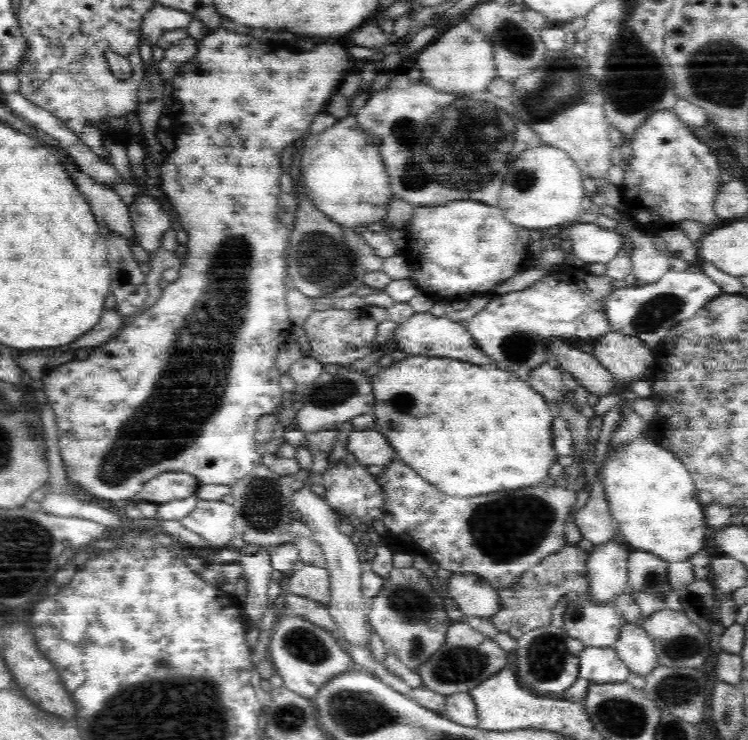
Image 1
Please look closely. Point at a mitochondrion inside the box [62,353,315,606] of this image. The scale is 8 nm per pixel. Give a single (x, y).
(262, 501)

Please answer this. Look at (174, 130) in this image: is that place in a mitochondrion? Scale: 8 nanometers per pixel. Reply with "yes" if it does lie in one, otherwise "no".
no

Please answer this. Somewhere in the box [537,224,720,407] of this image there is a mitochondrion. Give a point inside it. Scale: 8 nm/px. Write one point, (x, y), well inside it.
(660, 309)

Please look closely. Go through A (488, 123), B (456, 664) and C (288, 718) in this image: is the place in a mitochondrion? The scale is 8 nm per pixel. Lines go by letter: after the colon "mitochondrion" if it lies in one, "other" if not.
A: mitochondrion
B: mitochondrion
C: mitochondrion

